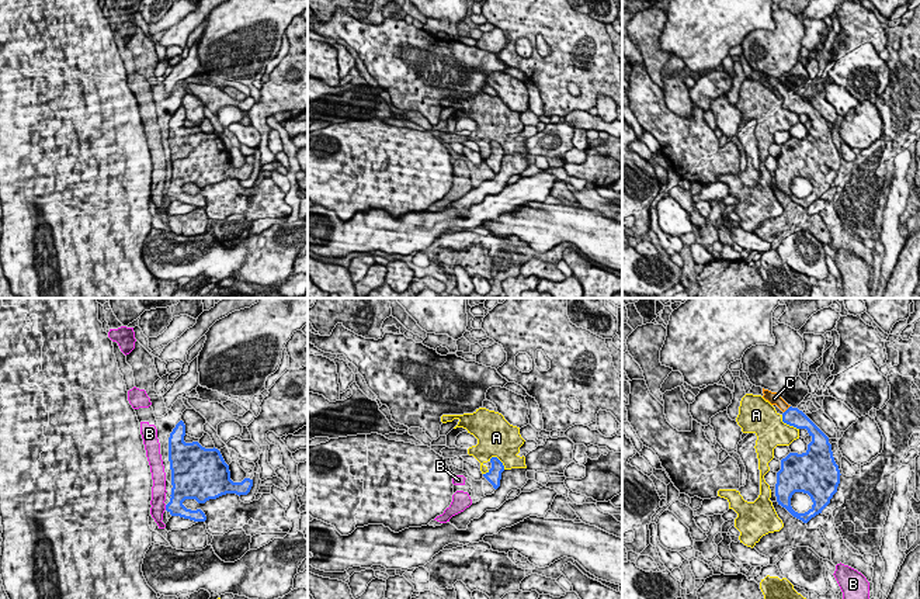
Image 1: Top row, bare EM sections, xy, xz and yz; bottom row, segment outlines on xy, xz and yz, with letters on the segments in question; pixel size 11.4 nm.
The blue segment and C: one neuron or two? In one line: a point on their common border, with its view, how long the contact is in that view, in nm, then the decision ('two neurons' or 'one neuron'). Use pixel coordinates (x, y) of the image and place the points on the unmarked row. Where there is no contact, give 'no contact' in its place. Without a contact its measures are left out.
meets blue in yz at (787, 94); contact 120 nm long; one neuron

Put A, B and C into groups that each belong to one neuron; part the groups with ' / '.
A / B / C

